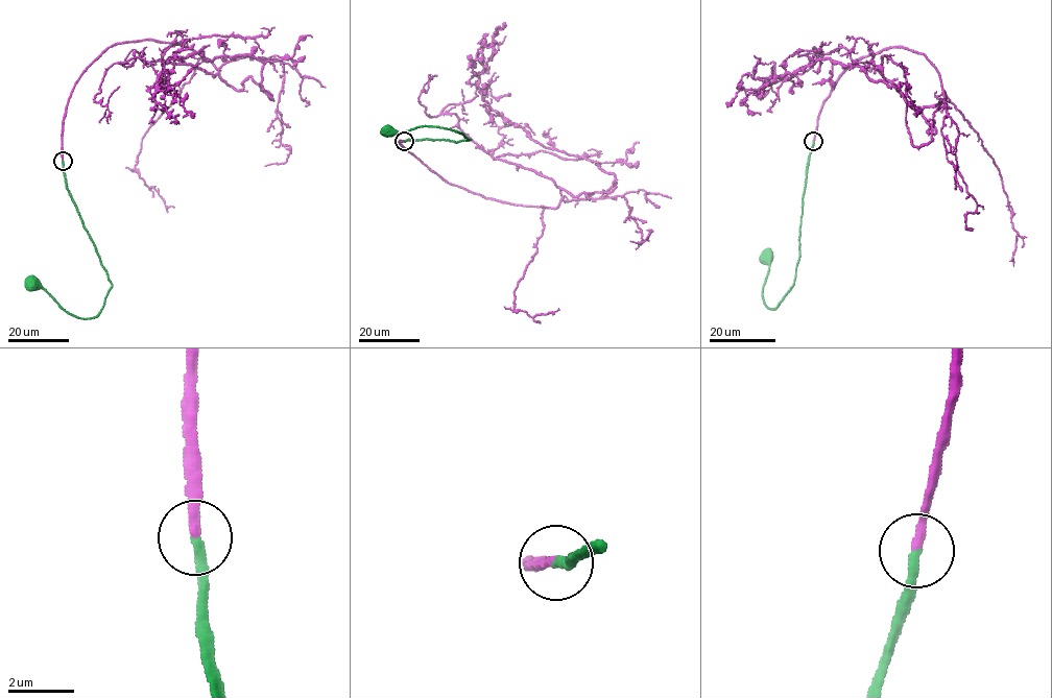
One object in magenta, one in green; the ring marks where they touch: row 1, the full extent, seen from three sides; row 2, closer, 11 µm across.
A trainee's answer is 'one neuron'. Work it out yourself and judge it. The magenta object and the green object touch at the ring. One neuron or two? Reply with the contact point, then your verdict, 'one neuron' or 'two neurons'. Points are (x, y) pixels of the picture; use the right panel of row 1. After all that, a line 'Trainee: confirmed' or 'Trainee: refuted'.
at (813, 141); one neuron
Trainee: confirmed

